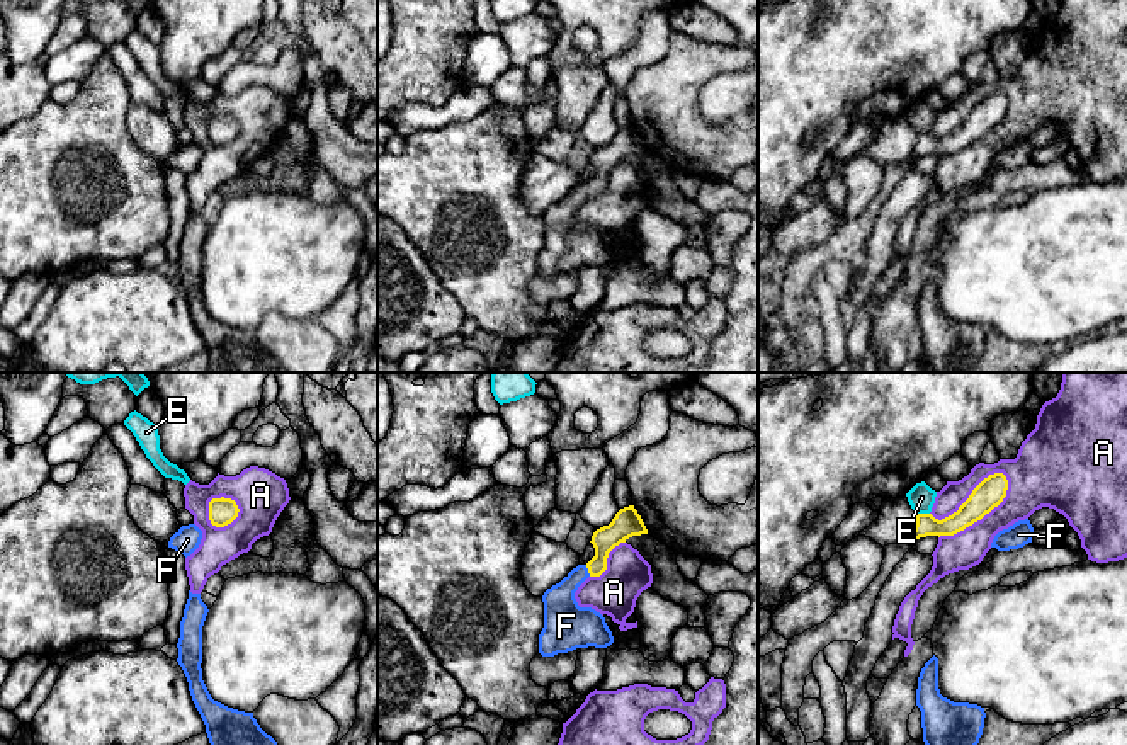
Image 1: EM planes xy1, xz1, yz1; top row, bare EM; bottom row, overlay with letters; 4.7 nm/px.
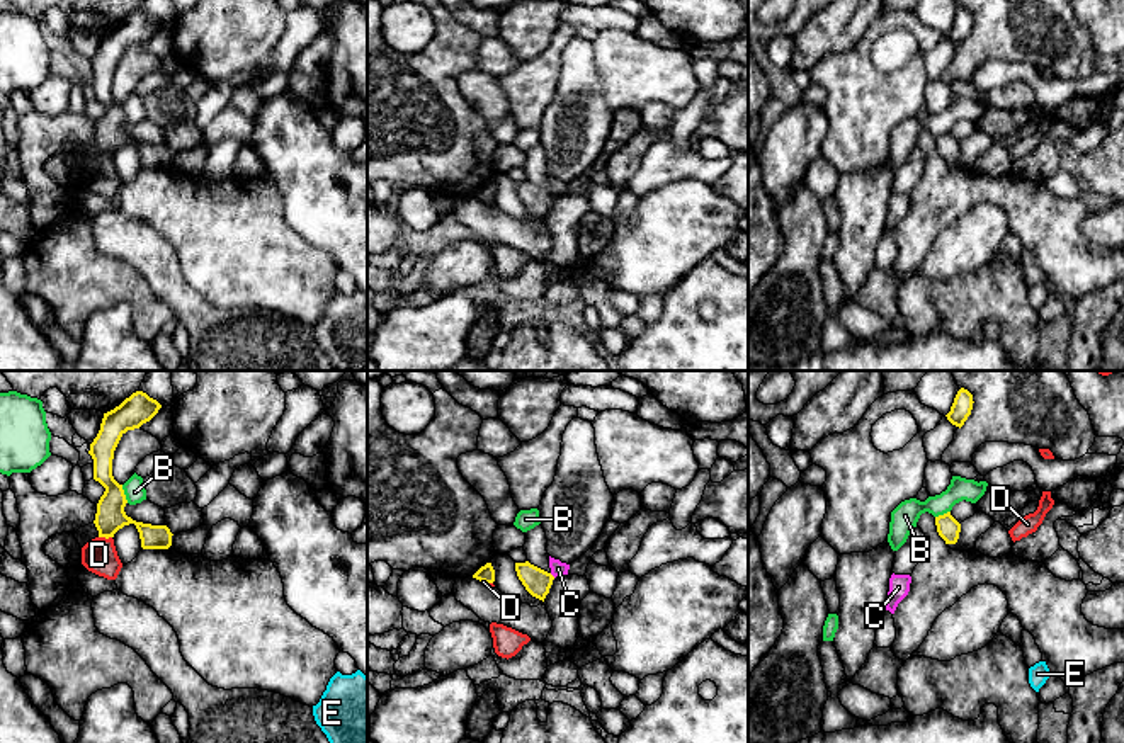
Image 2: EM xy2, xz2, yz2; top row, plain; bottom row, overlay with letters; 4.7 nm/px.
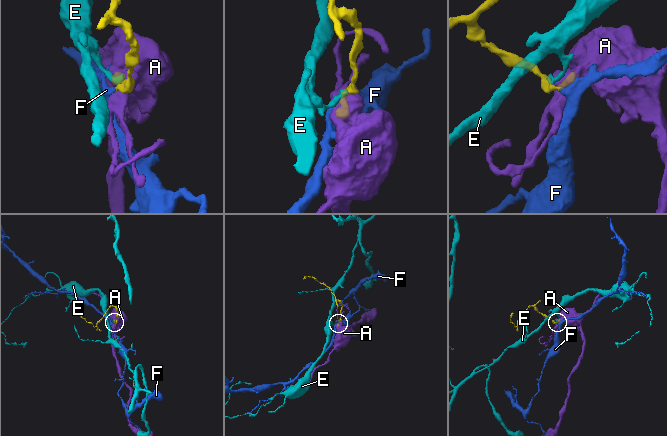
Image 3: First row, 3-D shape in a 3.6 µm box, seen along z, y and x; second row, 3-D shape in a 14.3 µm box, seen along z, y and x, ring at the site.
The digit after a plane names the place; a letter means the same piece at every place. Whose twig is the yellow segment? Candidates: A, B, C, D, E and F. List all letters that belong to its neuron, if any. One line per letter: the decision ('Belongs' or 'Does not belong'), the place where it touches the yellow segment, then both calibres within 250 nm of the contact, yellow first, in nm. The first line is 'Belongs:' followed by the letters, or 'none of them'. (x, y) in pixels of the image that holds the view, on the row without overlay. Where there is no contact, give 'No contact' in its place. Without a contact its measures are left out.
Belongs: F
A: Does not belong. Touches yellow at yz1 (981, 136). Thickness 140 nm (yellow) against 190 nm
B: Does not belong. Touches yellow at xy2 (123, 113). Thickness 140 nm (yellow) against 100 nm
C: Does not belong. Touches yellow at xz2 (551, 194). Thickness 130 nm (yellow) against 70 nm
D: Does not belong. Touches yellow at xy2 (106, 157). Thickness 140 nm (yellow) against 160 nm
E: Does not belong. Touches yellow at yz1 (922, 133). Thickness 110 nm (yellow) against 120 nm
F: Belongs. Touches yellow at xz1 (588, 189). Thickness 120 nm (yellow) against 180 nm

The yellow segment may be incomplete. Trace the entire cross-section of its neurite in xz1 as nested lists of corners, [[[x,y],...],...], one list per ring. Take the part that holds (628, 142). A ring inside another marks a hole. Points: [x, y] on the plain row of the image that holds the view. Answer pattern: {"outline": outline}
{"outline": [[[634,124],[620,128],[609,145],[593,151],[590,162],[595,175],[544,211],[544,247],[539,253],[542,276],[588,265],[607,267],[614,262],[605,236],[592,226],[580,226],[575,211],[588,196],[600,196],[607,189],[609,172],[615,165],[641,153],[648,153],[648,148]]]}

